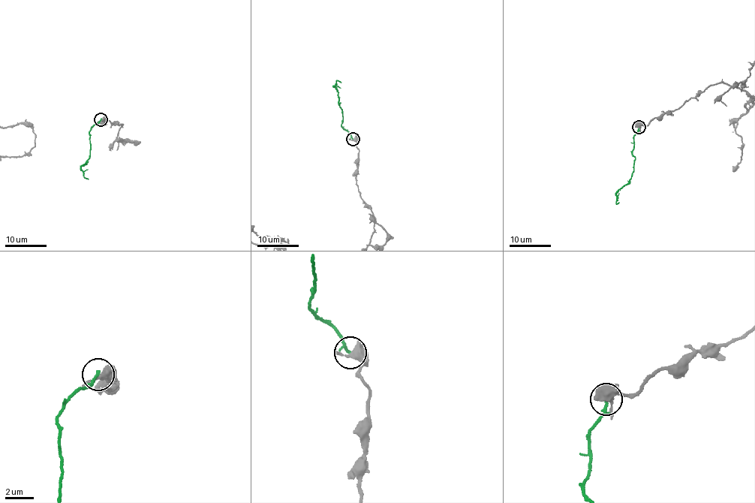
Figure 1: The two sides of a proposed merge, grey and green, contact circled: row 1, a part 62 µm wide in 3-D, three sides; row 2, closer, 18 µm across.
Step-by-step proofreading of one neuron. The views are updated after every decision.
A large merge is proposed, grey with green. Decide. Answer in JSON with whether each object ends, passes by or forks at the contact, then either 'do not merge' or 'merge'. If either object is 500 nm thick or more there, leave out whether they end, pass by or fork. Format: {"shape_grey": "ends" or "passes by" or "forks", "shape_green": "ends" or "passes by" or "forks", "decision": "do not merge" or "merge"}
{"decision": "do not merge"}

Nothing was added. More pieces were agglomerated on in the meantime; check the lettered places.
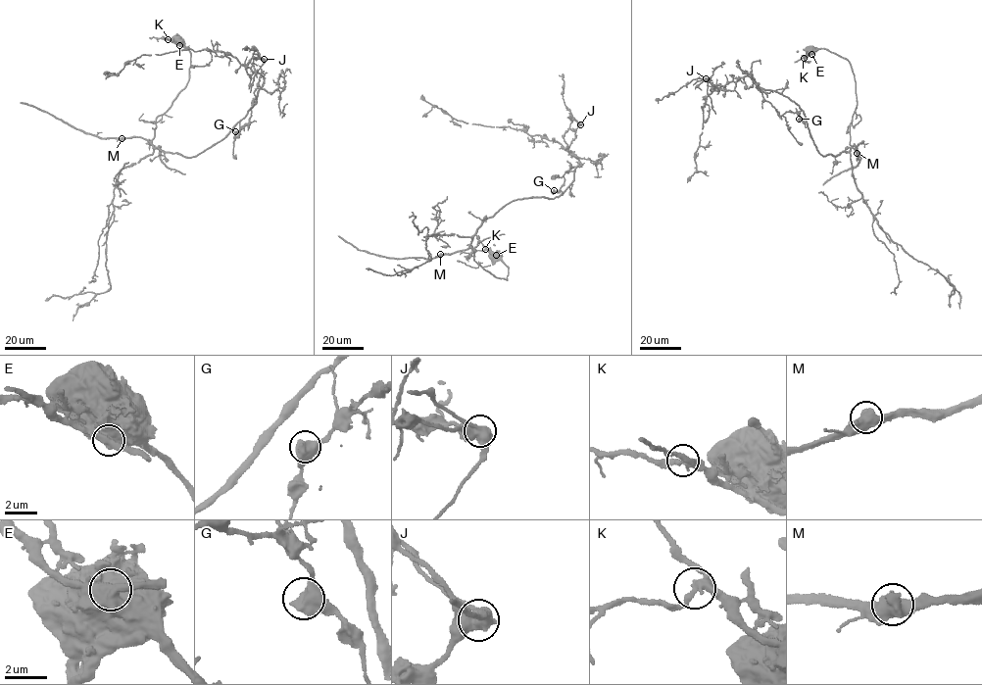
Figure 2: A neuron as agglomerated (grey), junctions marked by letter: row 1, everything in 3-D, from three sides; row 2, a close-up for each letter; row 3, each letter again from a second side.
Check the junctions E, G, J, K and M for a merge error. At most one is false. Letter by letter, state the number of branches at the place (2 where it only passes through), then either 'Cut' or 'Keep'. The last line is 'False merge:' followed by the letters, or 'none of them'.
E: Branches: 2. Keep
G: Branches: 2. Keep
J: Branches: 2. Cut
K: Branches: 3. Keep
M: Branches: 2. Keep
False merge: J

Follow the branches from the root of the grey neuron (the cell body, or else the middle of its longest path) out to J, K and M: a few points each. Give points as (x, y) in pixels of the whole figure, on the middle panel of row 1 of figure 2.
J: (520, 199), (551, 199), (570, 184), (581, 163), (568, 150), (564, 136), (580, 124)
K: (520, 199), (512, 201), (485, 219), (470, 244), (474, 260), (494, 276), (507, 280), (508, 267), (485, 249)
M: (520, 199), (512, 201), (485, 219), (467, 248), (440, 255)

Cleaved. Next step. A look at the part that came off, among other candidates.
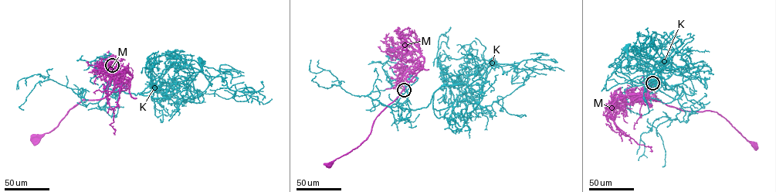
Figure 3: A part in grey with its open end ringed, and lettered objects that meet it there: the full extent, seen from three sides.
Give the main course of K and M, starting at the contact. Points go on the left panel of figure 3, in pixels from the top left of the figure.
K: (112, 65), (116, 70), (109, 79), (107, 88), (168, 99), (171, 90), (185, 90), (201, 70), (201, 61)
M: (111, 65), (107, 72), (112, 73), (115, 87), (110, 94), (101, 99), (82, 101), (55, 128), (30, 140)

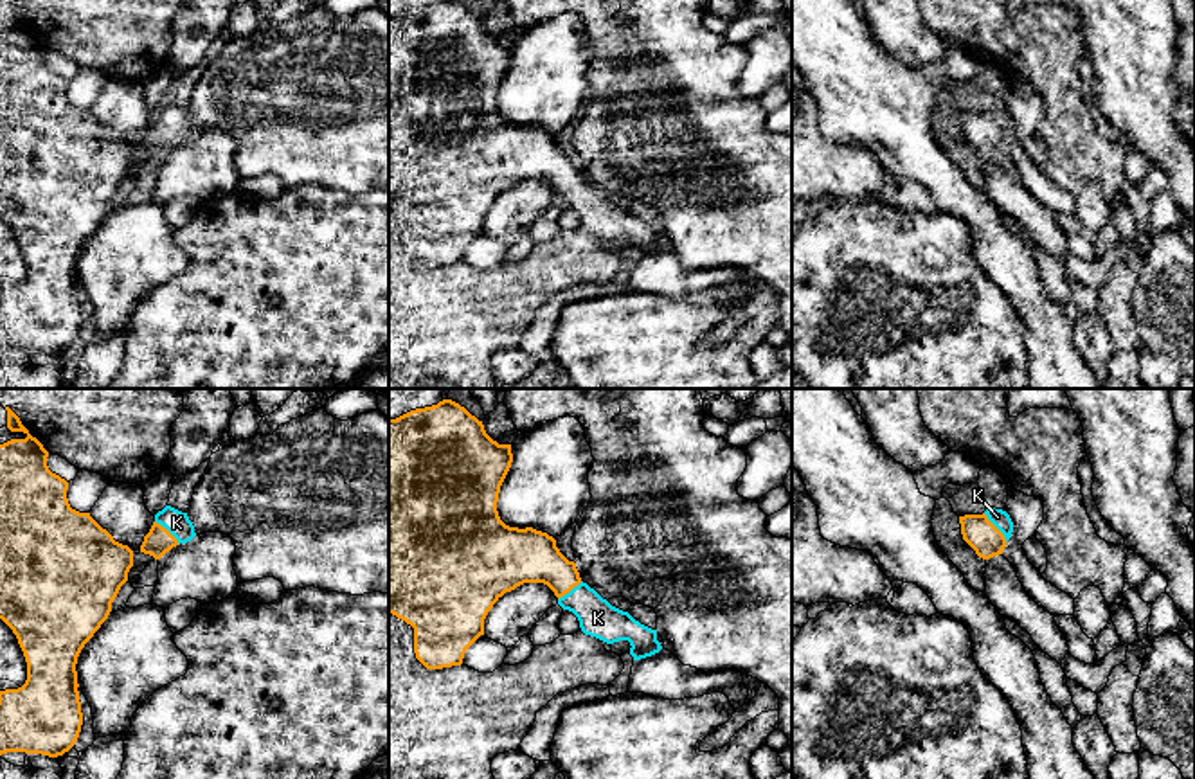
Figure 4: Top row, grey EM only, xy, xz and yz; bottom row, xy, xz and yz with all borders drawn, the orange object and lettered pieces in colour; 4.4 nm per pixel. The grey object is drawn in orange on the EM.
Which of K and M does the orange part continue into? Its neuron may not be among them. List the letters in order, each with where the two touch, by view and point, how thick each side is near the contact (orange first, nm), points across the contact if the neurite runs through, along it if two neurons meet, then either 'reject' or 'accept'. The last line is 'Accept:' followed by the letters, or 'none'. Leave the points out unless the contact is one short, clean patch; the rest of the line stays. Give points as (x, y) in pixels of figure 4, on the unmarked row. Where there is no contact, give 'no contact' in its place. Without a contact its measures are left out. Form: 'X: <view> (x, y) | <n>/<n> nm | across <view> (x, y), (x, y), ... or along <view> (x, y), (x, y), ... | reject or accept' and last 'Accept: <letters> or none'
K: yz (996, 125) | 150/80 nm | across yz (978, 128), (996, 125), (997, 114) | accept
M: no contact | reject
Accept: K

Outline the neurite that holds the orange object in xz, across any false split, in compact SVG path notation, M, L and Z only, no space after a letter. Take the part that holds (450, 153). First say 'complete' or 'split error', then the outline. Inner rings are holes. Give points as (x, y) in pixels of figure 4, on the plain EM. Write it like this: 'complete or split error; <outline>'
split error; M437 0L389 16L389 210L414 225L416 255L427 266L461 263L466 246L484 232L484 216L493 201L524 180L547 182L558 201L578 214L585 232L606 241L628 237L633 257L659 250L657 227L612 203L583 180L576 160L560 149L553 133L533 124L509 124L500 117L497 99L511 59L511 41L493 38L482 18L459 0Z

